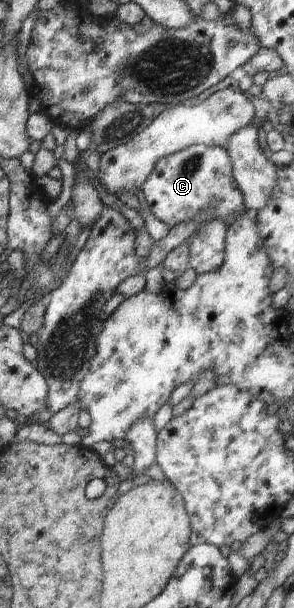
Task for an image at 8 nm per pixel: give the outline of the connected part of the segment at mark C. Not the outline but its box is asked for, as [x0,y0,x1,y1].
[141,144,248,234]

